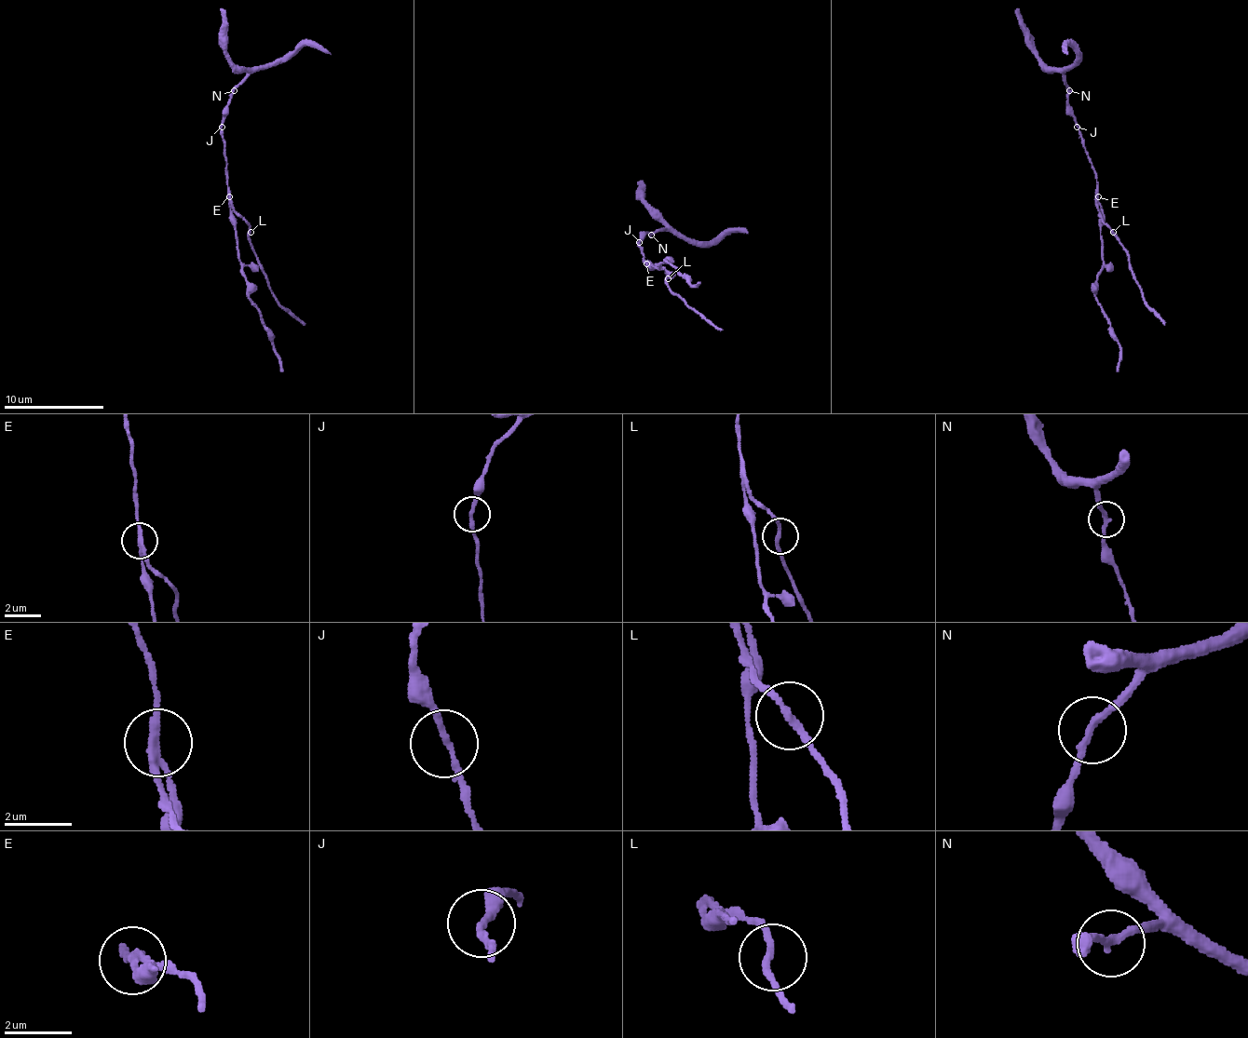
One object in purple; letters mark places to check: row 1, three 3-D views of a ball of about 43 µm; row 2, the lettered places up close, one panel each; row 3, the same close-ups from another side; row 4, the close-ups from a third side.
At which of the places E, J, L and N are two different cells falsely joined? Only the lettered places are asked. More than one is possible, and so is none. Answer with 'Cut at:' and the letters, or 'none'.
Cut at: E

